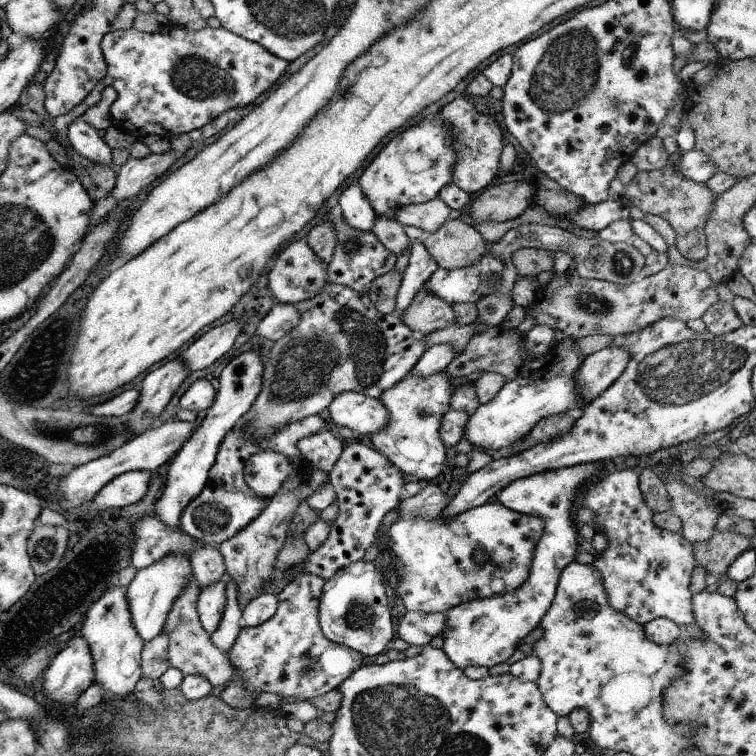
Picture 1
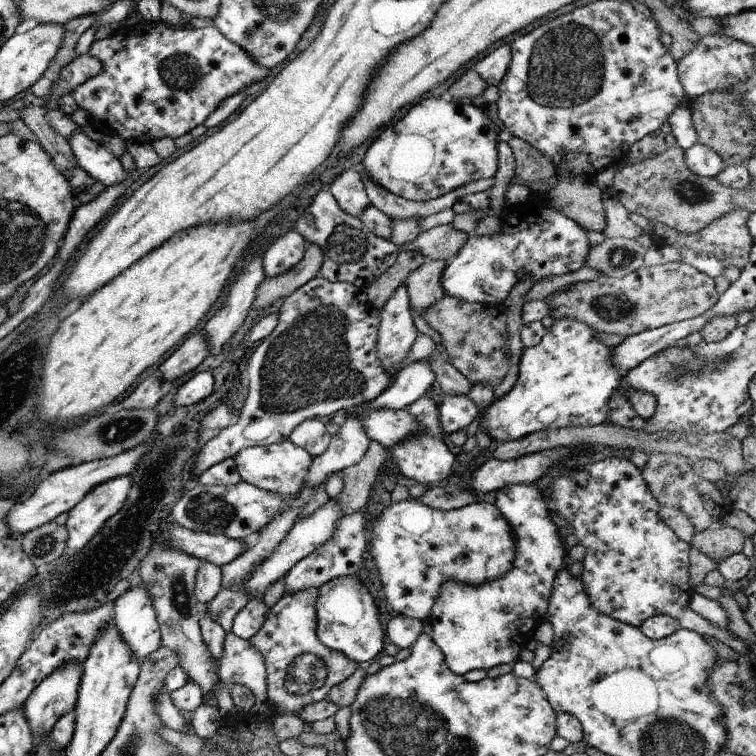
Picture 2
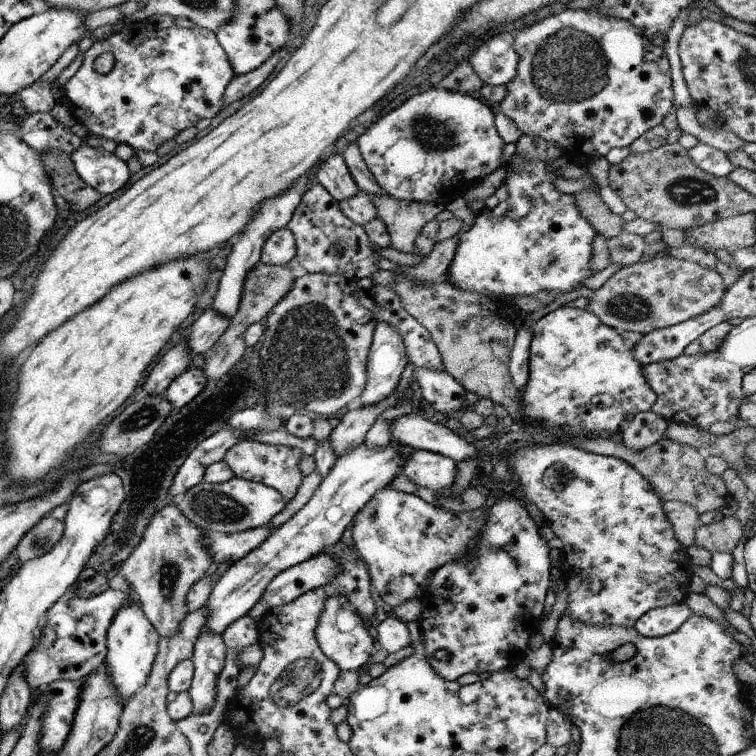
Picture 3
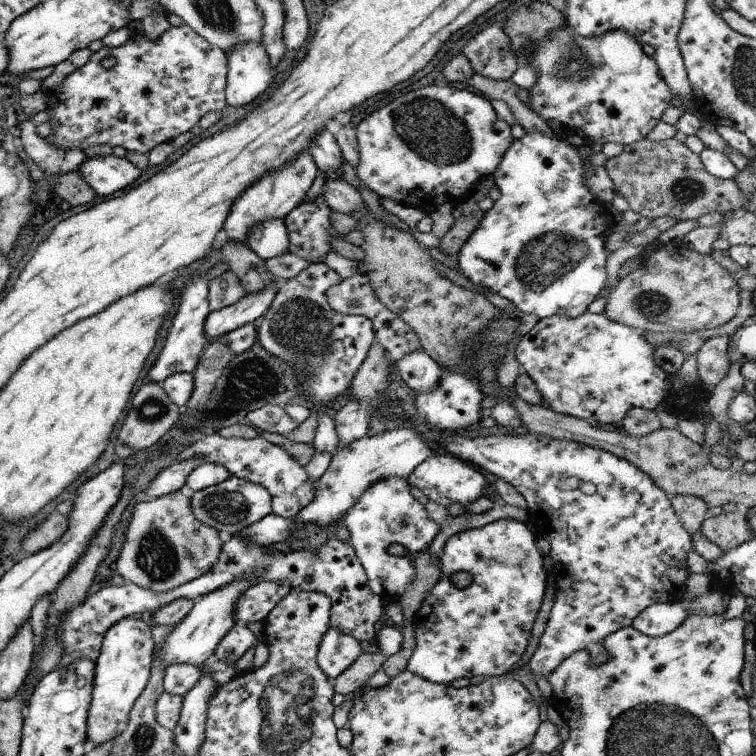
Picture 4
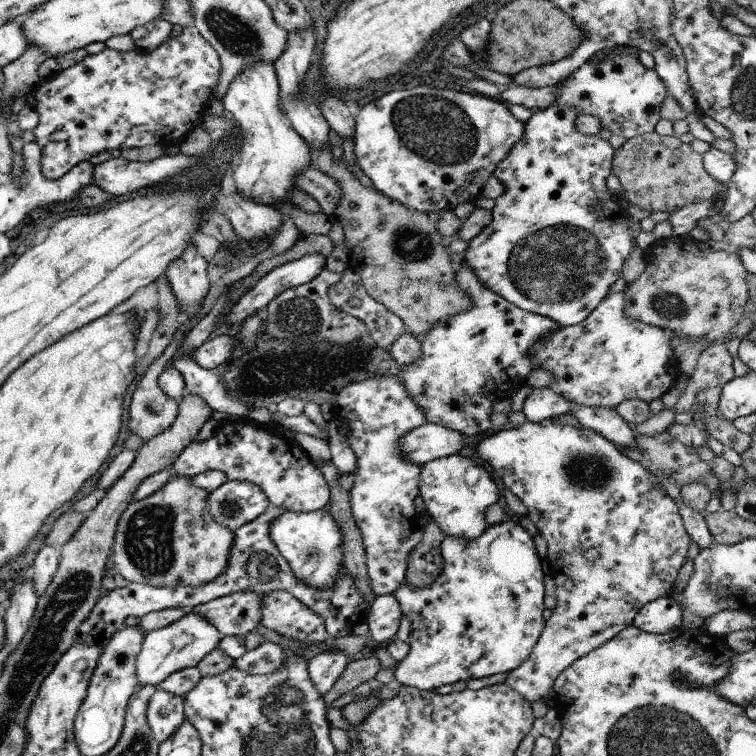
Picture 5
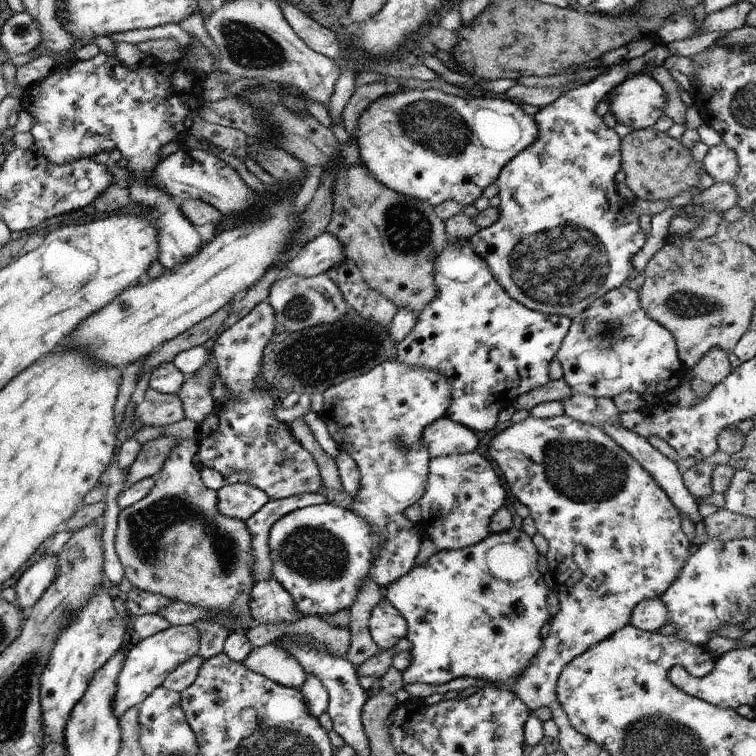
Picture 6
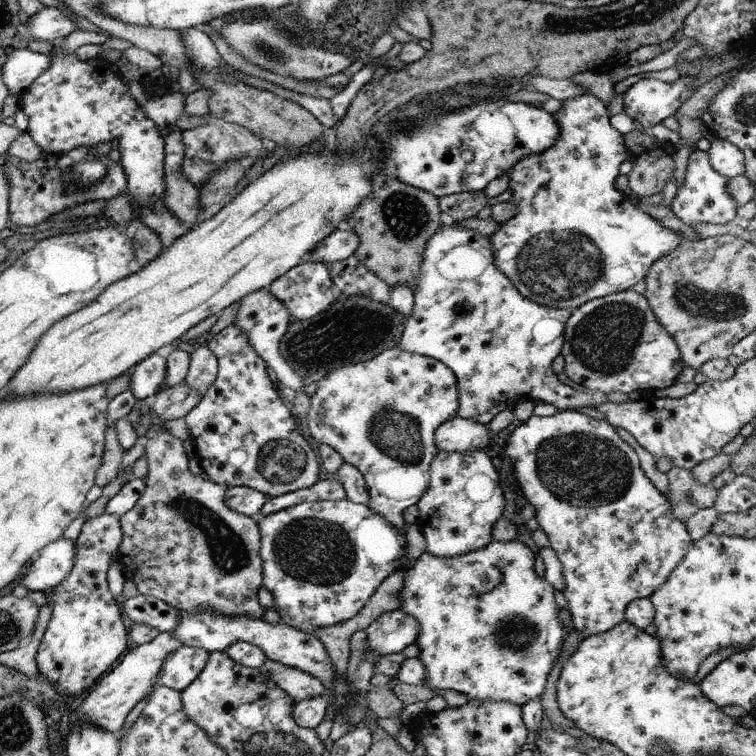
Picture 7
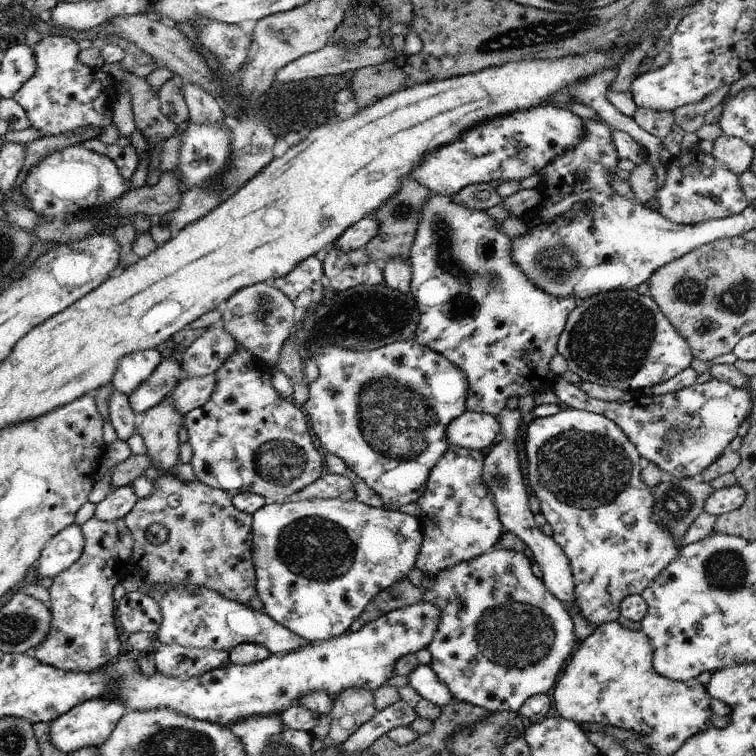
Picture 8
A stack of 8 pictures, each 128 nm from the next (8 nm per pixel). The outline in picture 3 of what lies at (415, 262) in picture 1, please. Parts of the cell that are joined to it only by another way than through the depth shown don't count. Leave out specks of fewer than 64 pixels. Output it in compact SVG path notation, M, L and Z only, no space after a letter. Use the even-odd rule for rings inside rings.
M377 321L372 332L372 341L368 348L366 360L366 381L363 392L352 404L353 407L372 405L382 401L394 392L394 389L403 372L403 366L407 364L408 358L402 336L385 321Z

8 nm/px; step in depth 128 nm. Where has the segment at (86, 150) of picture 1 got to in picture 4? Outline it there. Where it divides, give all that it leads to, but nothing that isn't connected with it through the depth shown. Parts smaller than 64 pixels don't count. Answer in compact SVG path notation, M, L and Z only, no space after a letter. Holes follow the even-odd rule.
M113 155L86 157L77 167L85 184L96 192L96 196L104 197L123 190L125 186L131 187L141 171L125 157Z

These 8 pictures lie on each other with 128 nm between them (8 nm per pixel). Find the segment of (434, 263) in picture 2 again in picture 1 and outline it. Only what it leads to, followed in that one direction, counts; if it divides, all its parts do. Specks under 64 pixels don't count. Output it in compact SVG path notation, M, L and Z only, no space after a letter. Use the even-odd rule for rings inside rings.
M425 286L417 291L406 306L400 321L414 331L428 335L430 332L451 327L456 314L450 304L426 291Z

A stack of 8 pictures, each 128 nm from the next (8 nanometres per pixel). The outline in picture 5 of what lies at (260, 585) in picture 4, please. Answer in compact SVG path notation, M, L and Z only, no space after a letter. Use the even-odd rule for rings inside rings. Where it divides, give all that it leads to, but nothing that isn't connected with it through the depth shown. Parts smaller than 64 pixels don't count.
M239 591L197 605L191 611L197 611L206 618L222 637L246 635L260 624L262 594Z

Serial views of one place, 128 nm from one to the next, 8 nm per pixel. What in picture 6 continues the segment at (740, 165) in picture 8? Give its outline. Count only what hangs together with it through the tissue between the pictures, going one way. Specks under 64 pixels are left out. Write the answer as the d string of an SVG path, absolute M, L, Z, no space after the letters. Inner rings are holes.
M723 143L708 148L702 162L703 168L713 178L714 183L726 184L735 180L738 172L737 158L735 152Z

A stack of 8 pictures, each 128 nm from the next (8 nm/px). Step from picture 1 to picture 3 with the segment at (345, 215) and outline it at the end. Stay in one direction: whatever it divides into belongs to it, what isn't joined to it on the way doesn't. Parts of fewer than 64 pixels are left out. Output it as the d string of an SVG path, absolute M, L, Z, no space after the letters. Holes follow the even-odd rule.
M330 154L315 174L314 182L338 203L359 193L358 186L347 170L341 155Z

